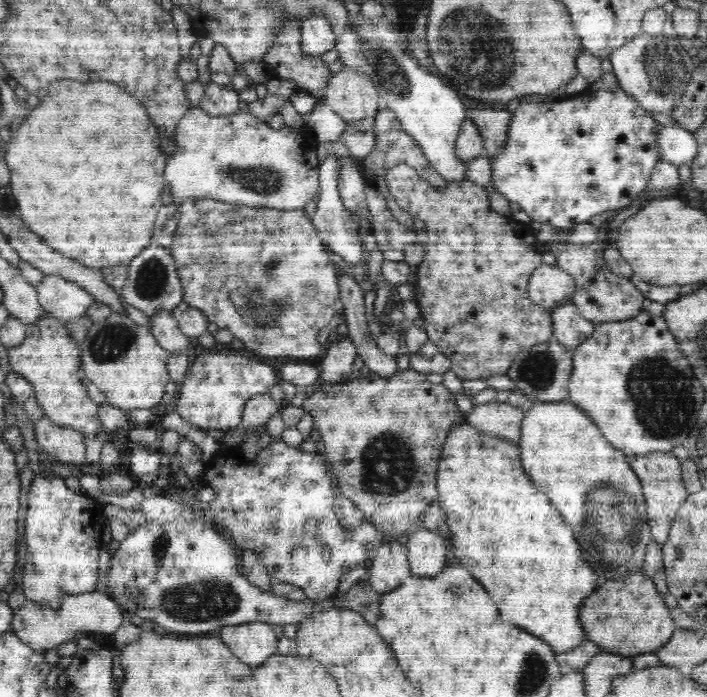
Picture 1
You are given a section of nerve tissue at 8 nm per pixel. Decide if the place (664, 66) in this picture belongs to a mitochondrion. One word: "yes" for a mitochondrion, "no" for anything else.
yes

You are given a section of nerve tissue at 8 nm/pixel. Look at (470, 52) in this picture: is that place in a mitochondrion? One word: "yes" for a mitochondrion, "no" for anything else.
yes

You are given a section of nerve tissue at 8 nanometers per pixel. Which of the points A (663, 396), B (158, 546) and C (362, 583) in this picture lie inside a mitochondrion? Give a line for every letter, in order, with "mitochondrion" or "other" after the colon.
A: mitochondrion
B: other
C: other

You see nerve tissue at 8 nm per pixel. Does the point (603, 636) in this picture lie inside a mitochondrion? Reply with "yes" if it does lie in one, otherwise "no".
no

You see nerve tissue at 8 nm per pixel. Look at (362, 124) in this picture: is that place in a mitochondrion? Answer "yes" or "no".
no

